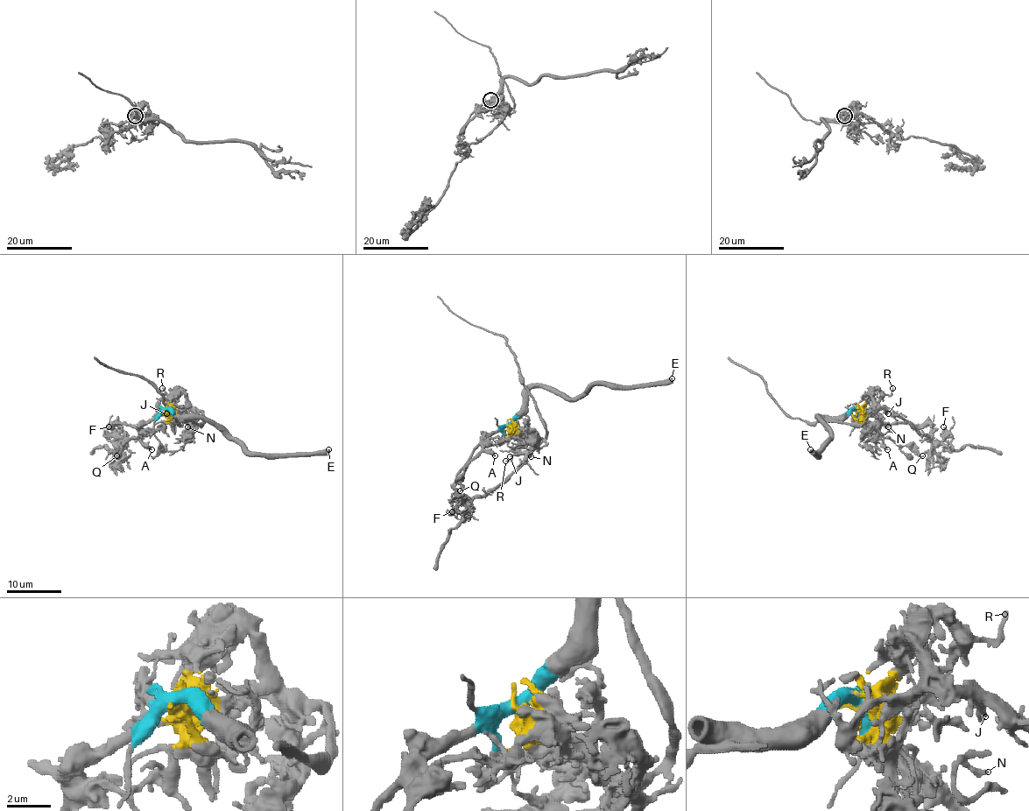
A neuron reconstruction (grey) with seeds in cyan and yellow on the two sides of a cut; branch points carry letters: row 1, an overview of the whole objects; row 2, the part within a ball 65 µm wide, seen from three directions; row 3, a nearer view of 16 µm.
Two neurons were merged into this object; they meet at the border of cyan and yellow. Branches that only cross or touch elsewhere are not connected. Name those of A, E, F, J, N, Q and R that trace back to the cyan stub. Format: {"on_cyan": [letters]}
{"on_cyan": ["A", "E", "Q"]}

